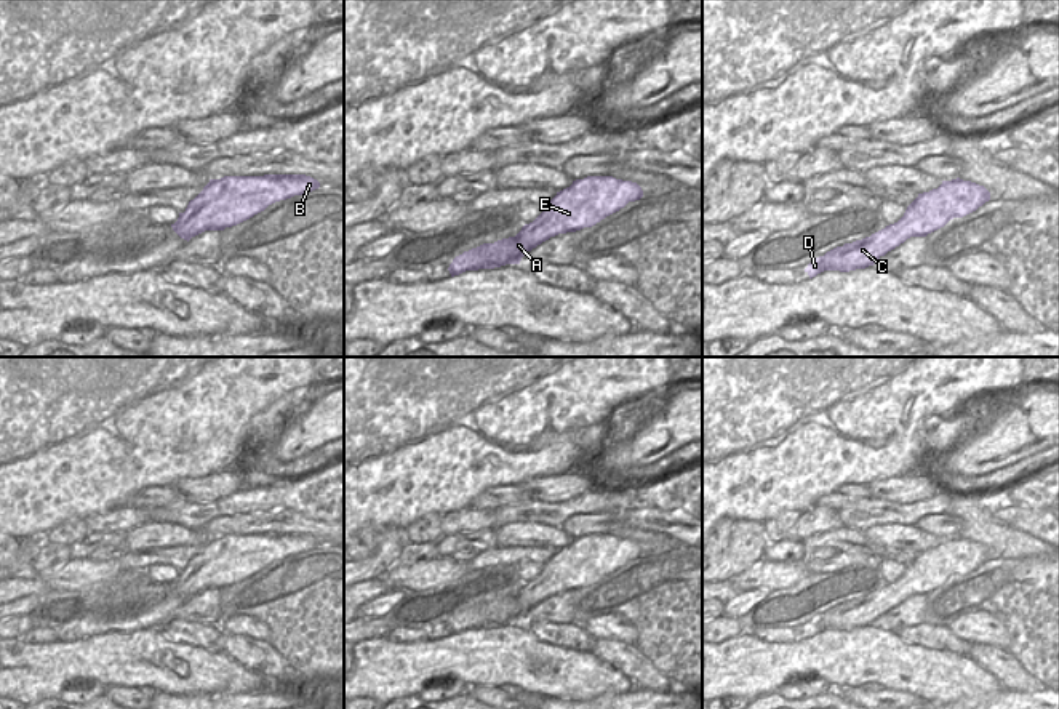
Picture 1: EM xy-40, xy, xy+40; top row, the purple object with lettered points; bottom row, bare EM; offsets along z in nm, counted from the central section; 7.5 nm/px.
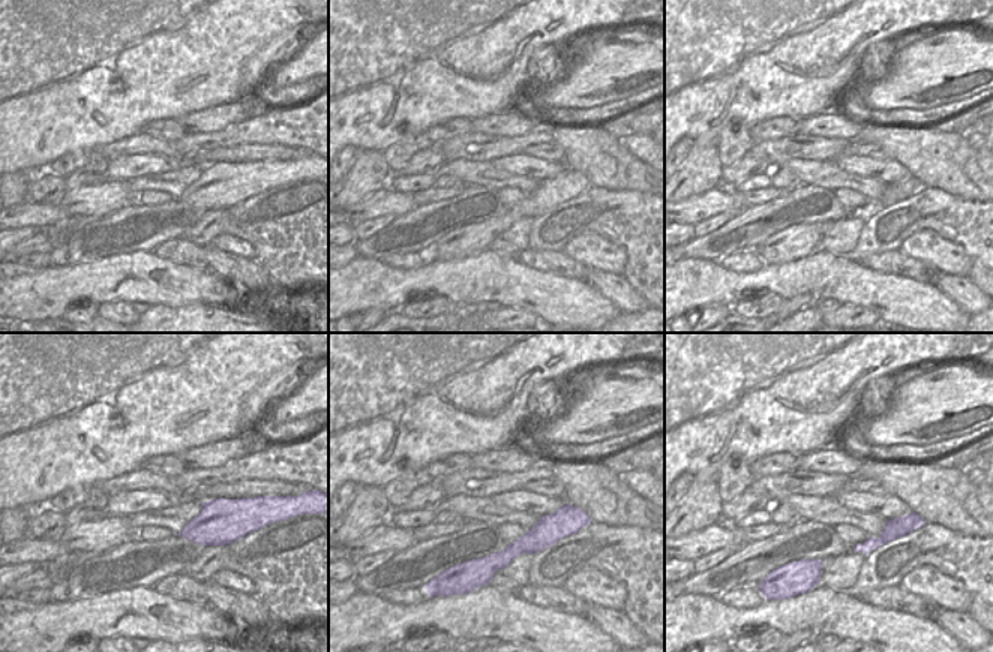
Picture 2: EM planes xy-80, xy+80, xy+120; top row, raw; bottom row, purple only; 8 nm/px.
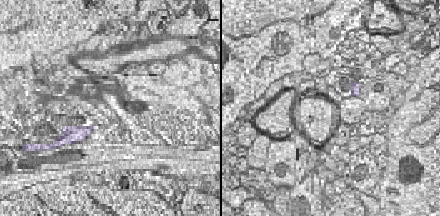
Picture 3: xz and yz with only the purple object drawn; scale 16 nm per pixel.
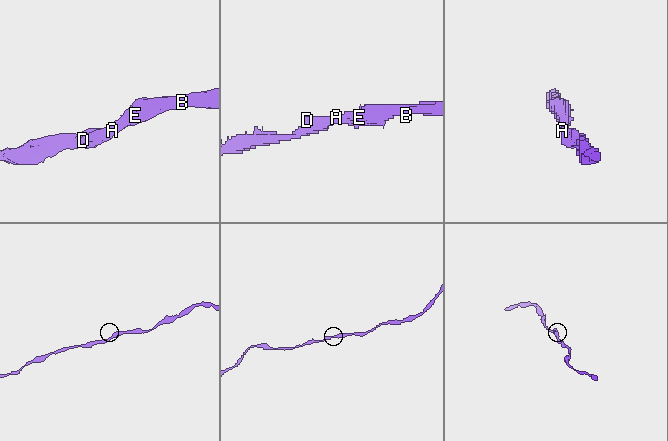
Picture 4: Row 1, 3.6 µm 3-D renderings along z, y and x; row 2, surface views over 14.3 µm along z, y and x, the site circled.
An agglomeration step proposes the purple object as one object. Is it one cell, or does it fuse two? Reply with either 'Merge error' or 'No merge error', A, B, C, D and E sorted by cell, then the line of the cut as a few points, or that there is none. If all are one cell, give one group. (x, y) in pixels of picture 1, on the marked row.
No merge error. Groups: A B C D E. No split

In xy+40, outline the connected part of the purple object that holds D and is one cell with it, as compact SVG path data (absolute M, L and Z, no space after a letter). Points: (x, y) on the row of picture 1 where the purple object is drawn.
M960 178L942 181L937 189L918 194L897 222L870 237L845 243L824 256L814 258L805 272L813 278L824 270L849 272L865 269L877 264L881 256L907 238L926 237L944 227L950 219L976 211L989 200L990 192L984 186Z

